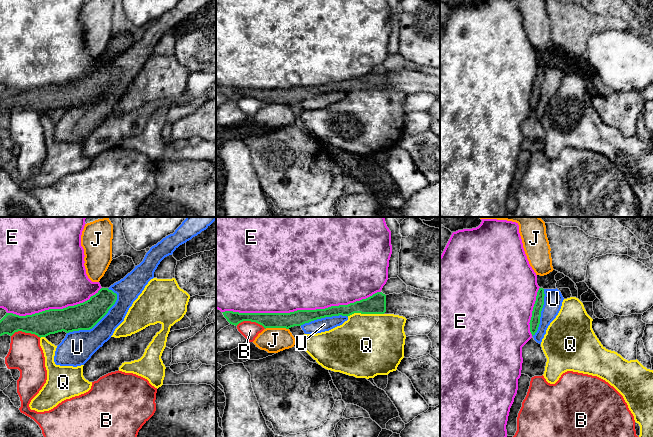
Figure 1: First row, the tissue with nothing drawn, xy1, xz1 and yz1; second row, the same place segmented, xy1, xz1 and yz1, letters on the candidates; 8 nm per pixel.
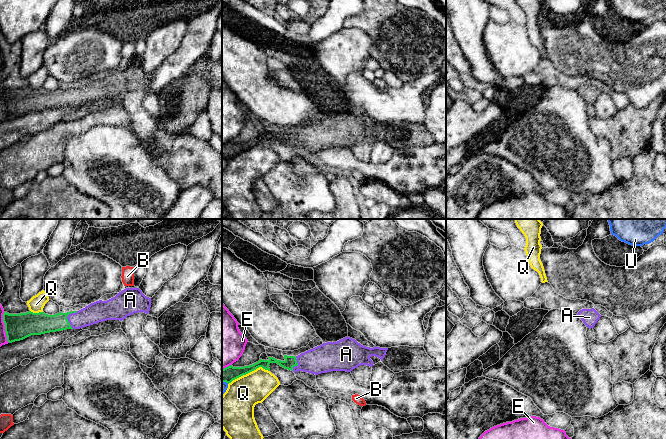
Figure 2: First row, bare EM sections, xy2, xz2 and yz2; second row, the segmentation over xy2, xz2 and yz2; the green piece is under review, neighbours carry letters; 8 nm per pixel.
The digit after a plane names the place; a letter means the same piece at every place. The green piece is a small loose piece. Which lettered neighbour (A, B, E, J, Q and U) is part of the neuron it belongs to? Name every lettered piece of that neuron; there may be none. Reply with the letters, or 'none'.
A

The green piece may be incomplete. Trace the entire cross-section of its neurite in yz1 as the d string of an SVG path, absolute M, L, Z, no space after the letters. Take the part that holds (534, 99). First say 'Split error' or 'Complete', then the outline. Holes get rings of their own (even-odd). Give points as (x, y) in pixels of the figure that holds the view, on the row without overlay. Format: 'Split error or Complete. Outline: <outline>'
Complete. Outline: M539 64L538 68L537 68L537 72L536 72L536 77L533 83L533 87L532 87L532 93L530 96L530 108L533 111L535 111L535 109L538 106L539 100L540 100L540 93L541 93L541 87L544 81L544 65L543 64Z

